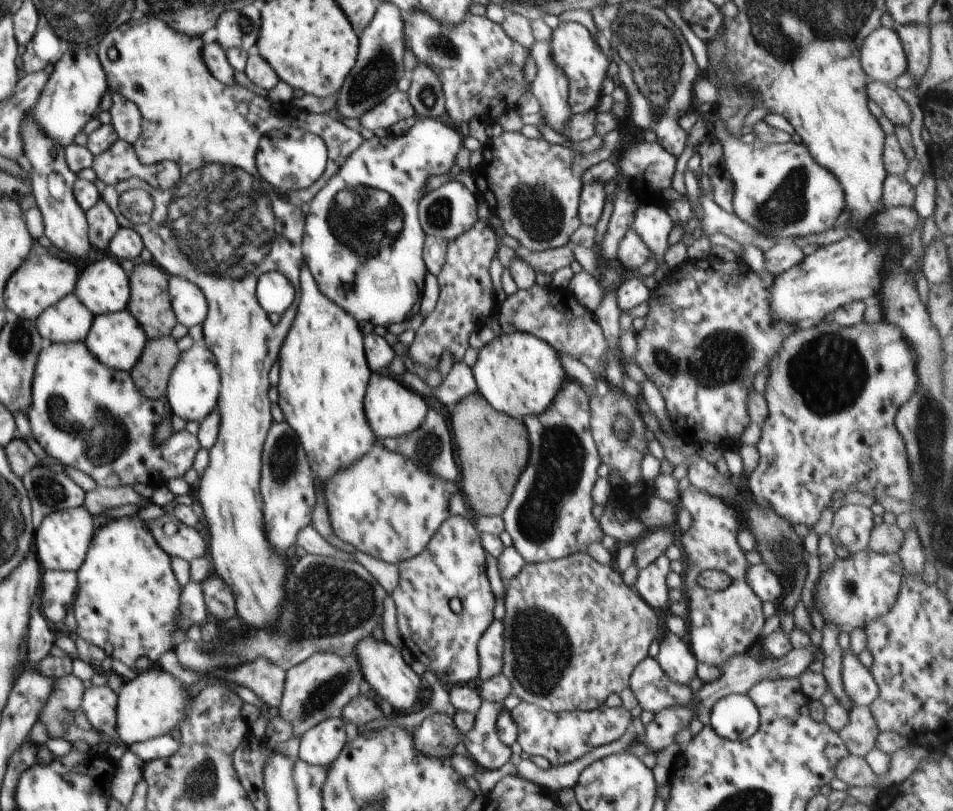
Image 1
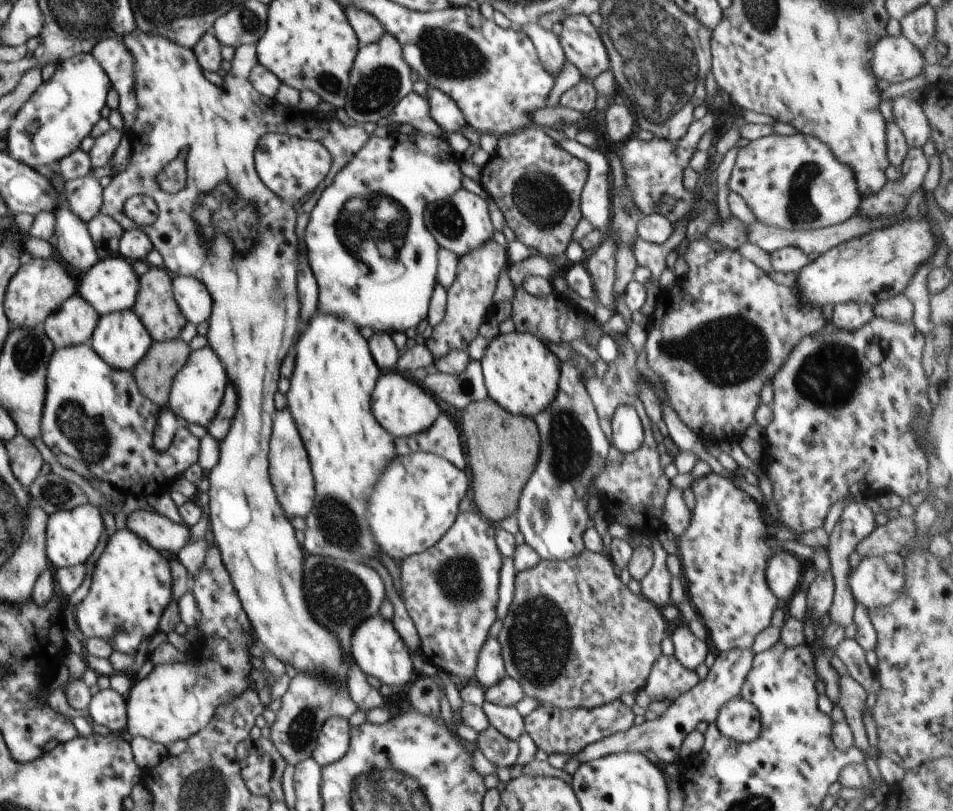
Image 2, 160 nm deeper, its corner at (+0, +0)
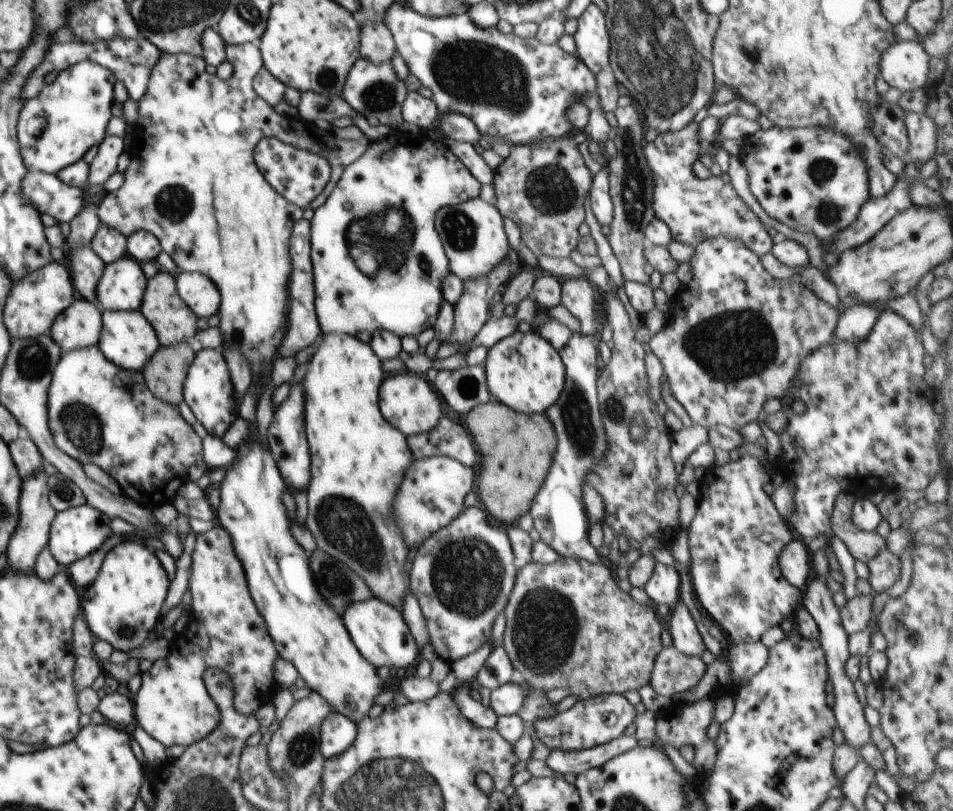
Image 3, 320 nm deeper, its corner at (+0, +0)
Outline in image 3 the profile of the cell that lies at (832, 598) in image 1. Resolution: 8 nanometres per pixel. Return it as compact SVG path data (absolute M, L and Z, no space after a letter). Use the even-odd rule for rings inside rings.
M887 548L869 560L867 566L870 570L868 581L870 581L874 593L888 590L900 578L900 559Z

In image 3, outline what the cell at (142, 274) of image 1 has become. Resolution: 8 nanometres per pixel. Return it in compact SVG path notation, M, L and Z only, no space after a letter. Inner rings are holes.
M160 270L153 278L147 280L147 287L141 302L141 313L157 332L161 345L190 342L199 331L196 322L198 317L188 308L177 291L176 276Z

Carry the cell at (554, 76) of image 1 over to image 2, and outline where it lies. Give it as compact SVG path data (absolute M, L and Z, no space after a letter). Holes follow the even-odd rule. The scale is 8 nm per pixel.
M540 23L524 25L521 30L529 36L538 58L556 80L565 60L565 52L559 38L552 29L544 28Z

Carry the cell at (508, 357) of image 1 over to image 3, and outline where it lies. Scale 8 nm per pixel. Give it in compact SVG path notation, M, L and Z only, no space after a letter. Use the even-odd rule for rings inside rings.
M517 330L514 334L497 342L492 348L489 348L484 368L488 390L493 398L512 410L524 414L546 414L548 408L560 398L566 380L565 366L559 351L550 342L544 340L536 330L527 333Z

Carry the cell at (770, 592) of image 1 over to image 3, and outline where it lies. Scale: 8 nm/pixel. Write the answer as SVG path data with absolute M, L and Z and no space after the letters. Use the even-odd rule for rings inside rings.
M792 539L788 544L785 544L779 554L779 567L782 571L783 577L788 580L791 585L800 588L800 590L804 588L804 592L806 592L808 576L810 576L810 567L812 567L812 559L807 548L807 543Z

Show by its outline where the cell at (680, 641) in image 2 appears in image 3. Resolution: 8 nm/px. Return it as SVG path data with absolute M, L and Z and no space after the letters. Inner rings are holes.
M676 604L672 611L669 632L673 646L688 656L700 657L706 650L706 645L696 627L696 619L684 604Z

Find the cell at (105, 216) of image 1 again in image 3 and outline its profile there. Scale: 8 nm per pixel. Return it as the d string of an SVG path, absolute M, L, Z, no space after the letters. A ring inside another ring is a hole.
M100 226L95 232L90 248L105 262L113 263L128 256L127 238L120 231Z

